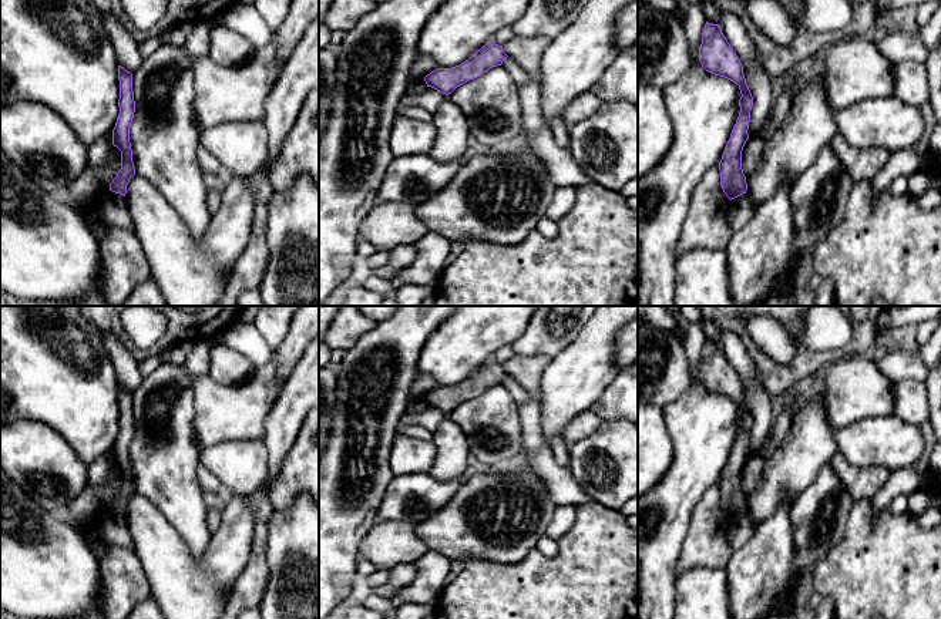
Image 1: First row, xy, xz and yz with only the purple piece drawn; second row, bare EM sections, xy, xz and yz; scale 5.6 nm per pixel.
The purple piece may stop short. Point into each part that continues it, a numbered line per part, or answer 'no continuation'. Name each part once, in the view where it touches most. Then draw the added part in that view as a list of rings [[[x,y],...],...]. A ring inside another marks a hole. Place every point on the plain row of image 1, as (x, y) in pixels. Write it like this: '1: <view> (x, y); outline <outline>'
no continuation

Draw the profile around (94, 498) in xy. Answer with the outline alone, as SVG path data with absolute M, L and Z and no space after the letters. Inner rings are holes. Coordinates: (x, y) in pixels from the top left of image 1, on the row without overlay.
M111 464L110 474L102 484L91 484L68 504L61 517L67 524L80 527L88 517L104 512L121 488L121 470Z

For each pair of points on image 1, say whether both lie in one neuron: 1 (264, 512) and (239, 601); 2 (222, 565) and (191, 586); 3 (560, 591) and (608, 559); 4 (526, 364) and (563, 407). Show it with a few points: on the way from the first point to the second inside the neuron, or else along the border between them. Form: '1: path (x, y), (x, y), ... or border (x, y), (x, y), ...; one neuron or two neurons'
1: path (259, 534), (254, 579); one neuron
2: path (215, 572), (198, 586); one neuron
3: path (571, 591), (577, 591), (597, 571); one neuron
4: border (553, 359), (543, 373), (538, 399); two neurons

